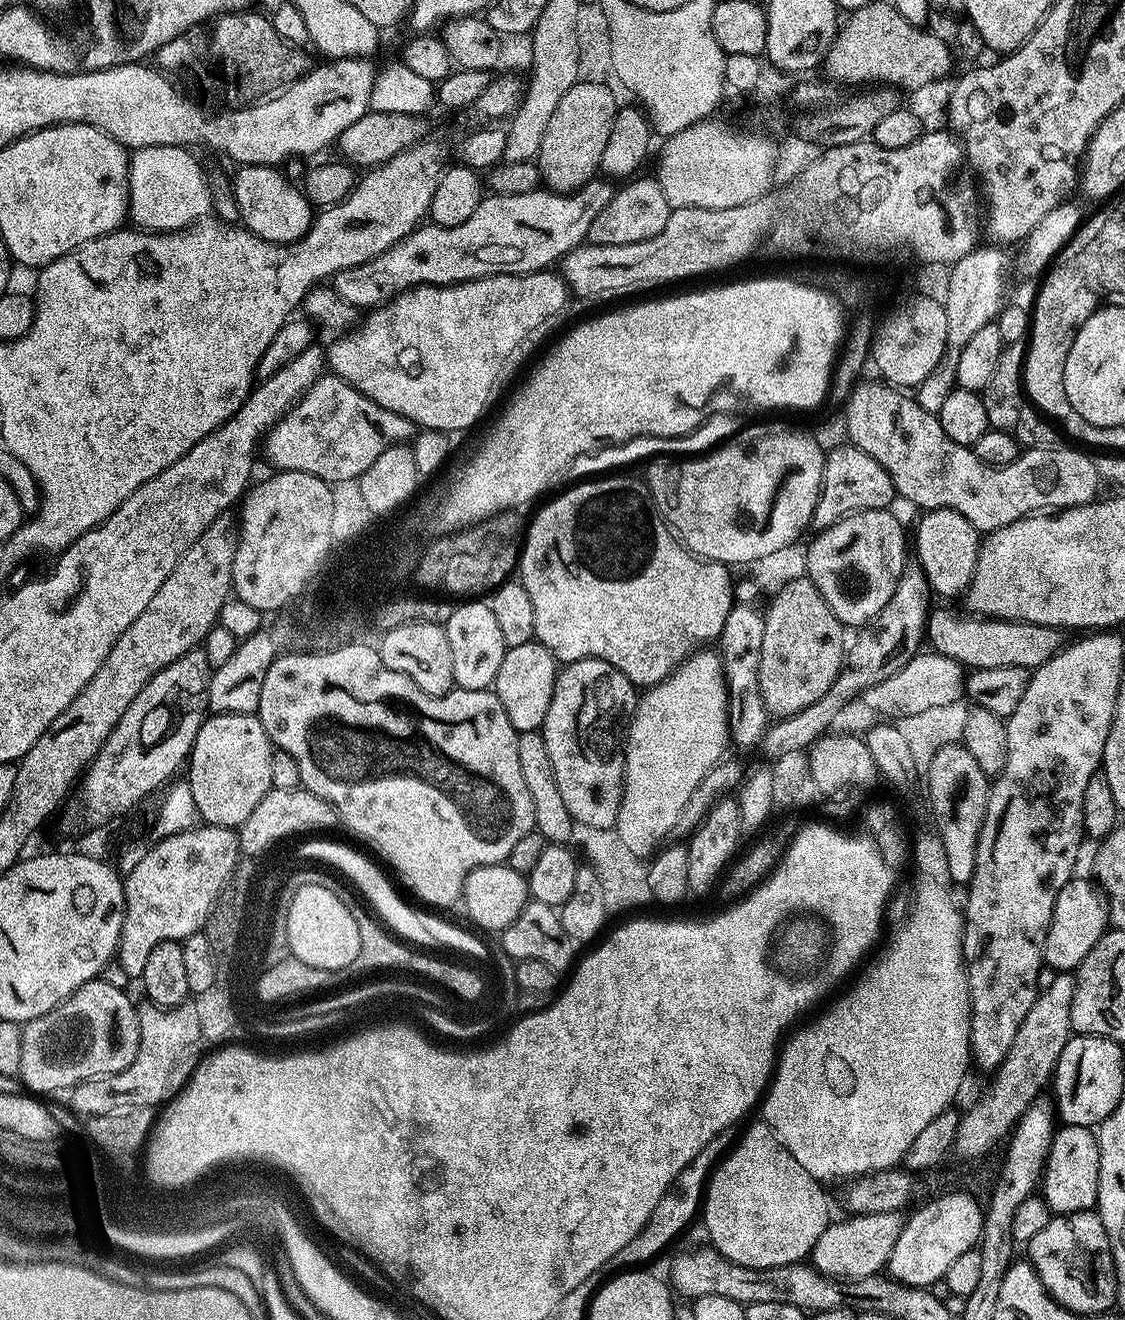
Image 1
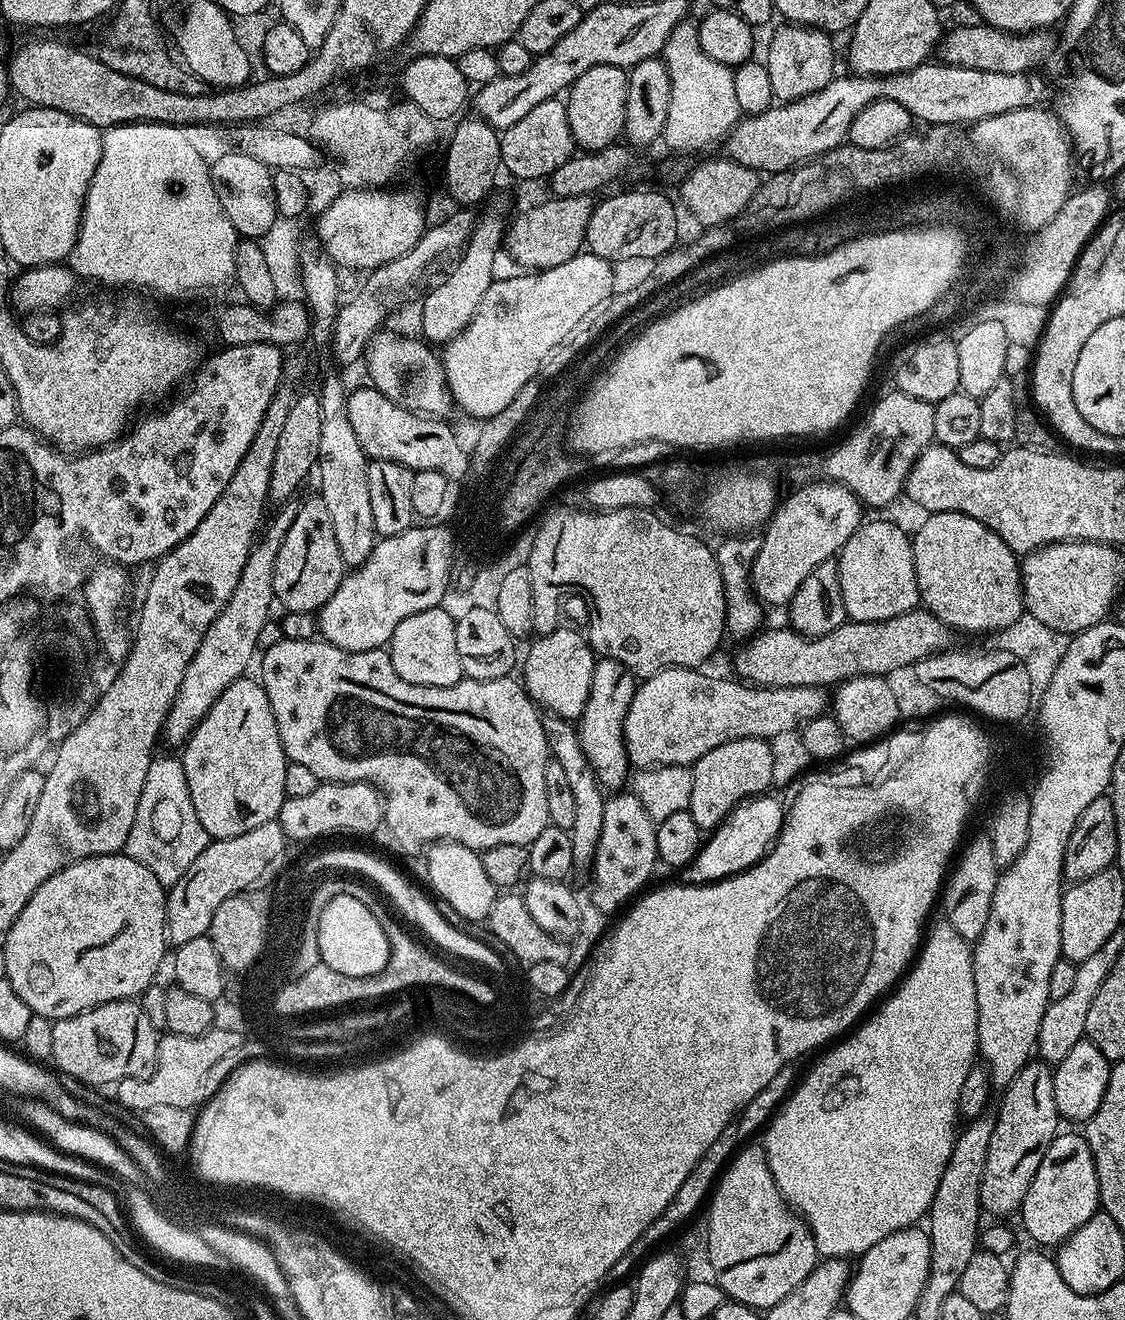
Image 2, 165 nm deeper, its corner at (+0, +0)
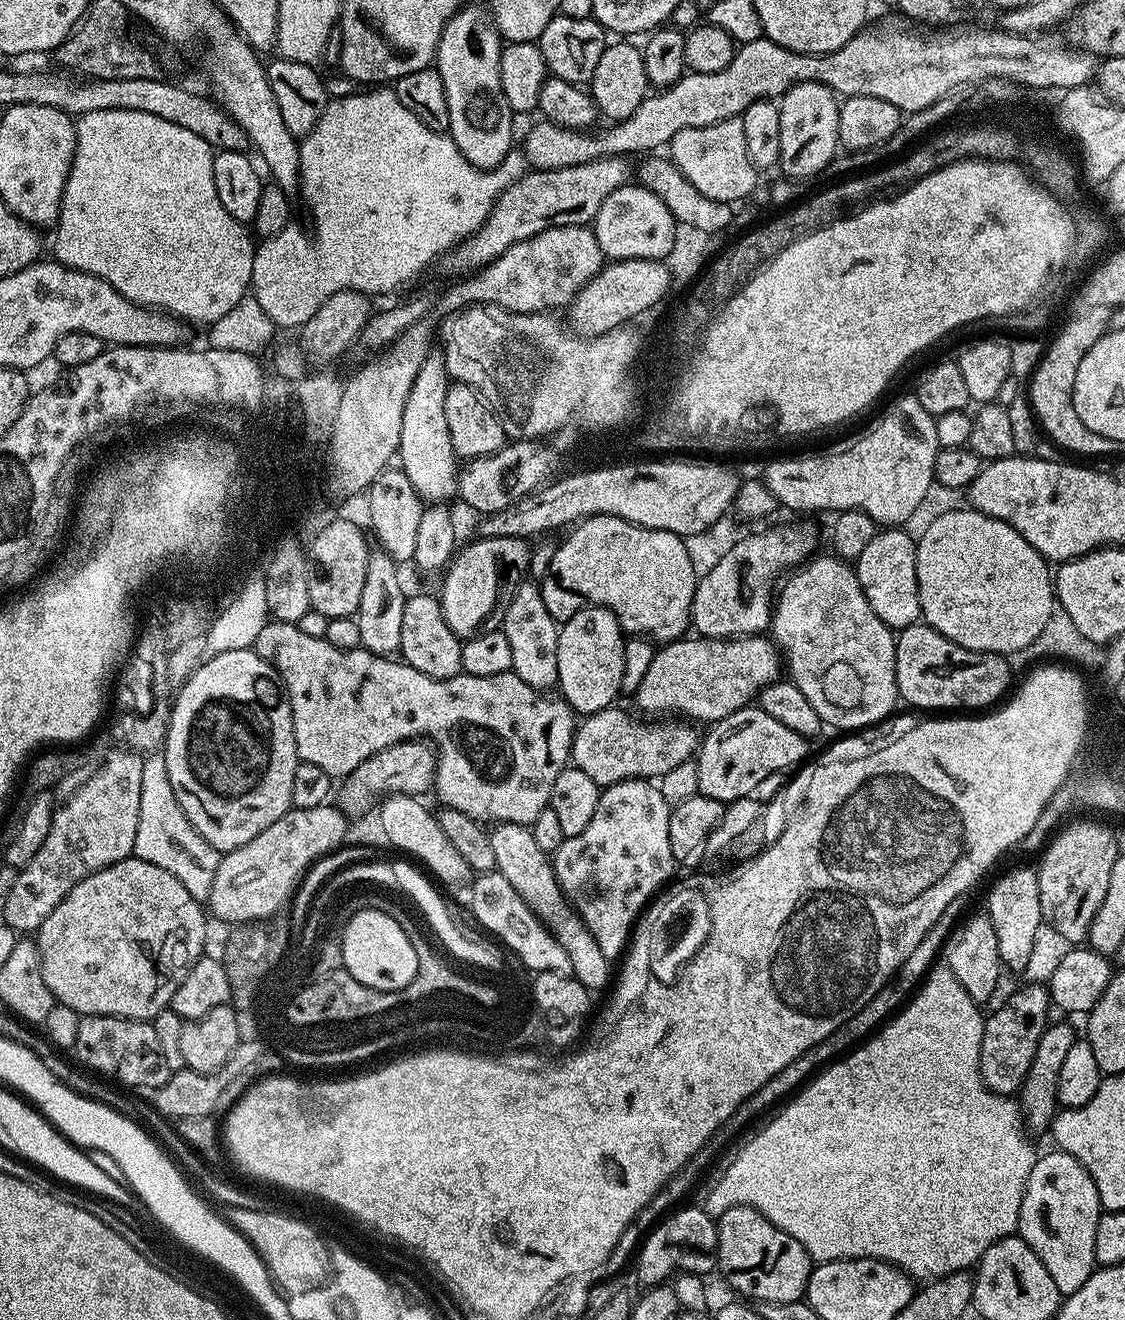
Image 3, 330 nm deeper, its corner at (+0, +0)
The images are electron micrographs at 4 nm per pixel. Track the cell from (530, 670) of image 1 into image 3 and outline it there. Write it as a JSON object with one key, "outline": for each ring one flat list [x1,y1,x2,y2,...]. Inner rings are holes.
{"outline":[[581,606,569,620,559,625,558,638,558,692,573,712,581,717,591,716,617,703,616,695,622,692,622,670,624,669,625,633,620,630,618,618,610,610,595,606]]}

